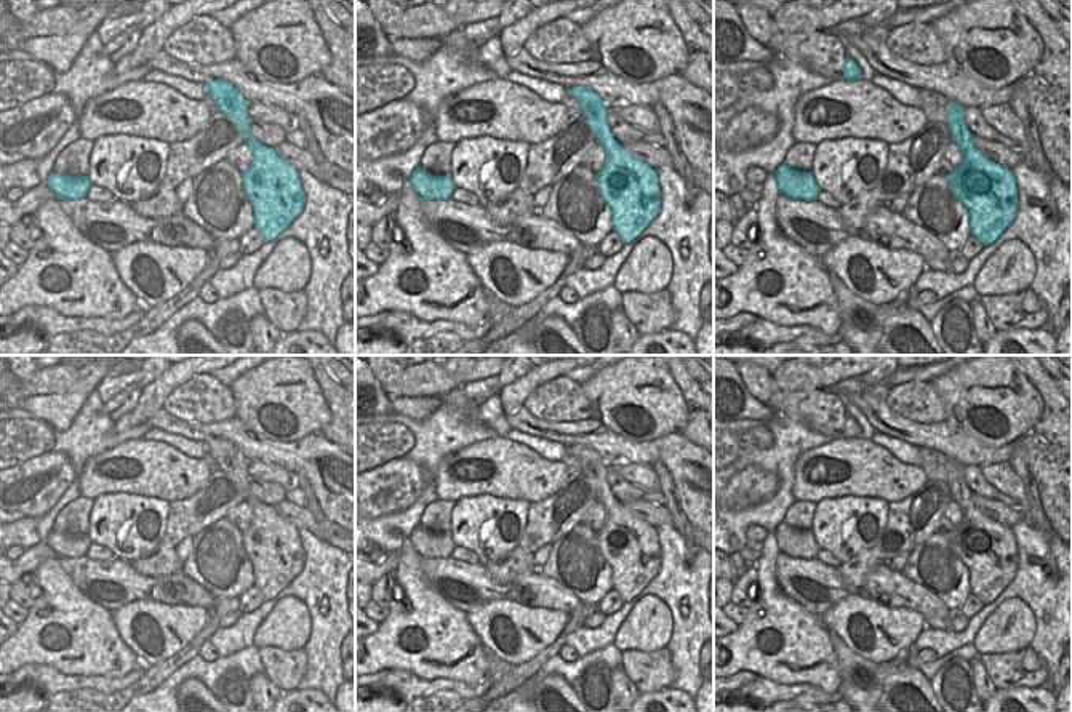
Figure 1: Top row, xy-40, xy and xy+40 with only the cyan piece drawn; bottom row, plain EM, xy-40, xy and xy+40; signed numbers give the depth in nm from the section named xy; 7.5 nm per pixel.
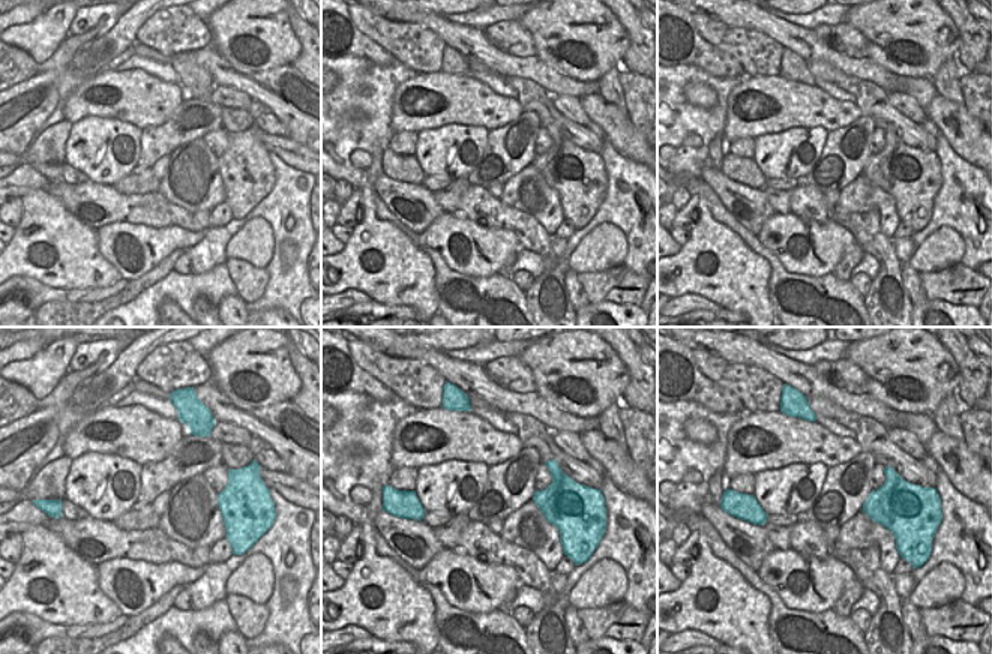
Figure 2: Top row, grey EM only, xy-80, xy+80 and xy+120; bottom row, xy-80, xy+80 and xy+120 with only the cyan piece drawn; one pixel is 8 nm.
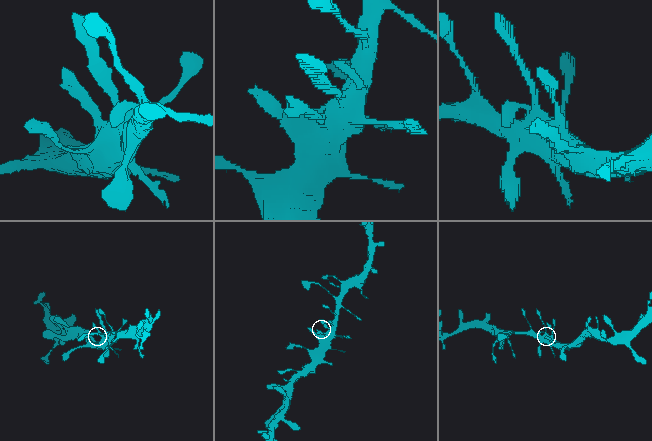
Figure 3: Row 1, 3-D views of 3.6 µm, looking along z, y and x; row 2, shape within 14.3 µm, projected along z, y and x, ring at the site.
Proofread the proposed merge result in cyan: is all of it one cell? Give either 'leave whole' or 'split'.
leave whole

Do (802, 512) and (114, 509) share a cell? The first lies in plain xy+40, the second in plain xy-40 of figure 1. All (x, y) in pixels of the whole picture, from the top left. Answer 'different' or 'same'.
different

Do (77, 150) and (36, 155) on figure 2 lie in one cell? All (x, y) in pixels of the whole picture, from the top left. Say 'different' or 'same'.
different

